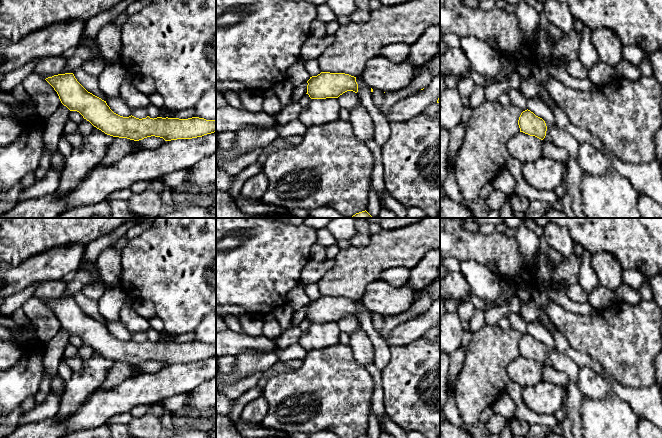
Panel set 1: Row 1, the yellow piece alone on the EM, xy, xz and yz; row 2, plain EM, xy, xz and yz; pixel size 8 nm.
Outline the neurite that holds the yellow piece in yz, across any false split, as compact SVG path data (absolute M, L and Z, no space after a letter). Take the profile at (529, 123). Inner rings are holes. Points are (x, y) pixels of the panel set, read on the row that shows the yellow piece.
M528 109L521 113L518 125L520 132L530 136L535 136L541 140L546 136L547 126L545 121Z

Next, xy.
M73 73L58 74L45 79L57 92L61 103L70 111L79 112L84 119L89 121L94 127L107 135L119 138L127 138L139 141L147 137L155 136L163 138L165 141L177 139L192 139L202 137L216 132L216 120L206 120L204 118L192 117L188 119L179 118L136 118L134 116L123 117L114 113L107 105L106 101L88 92L75 78Z

